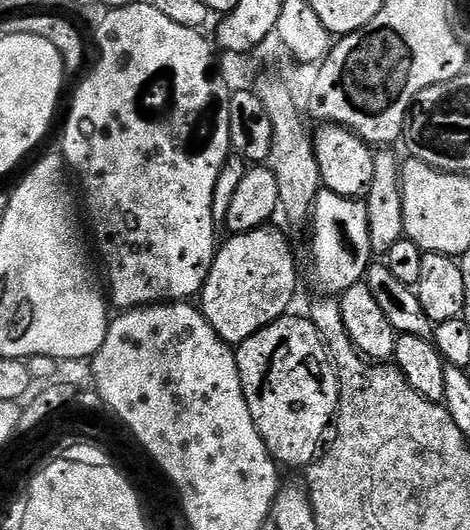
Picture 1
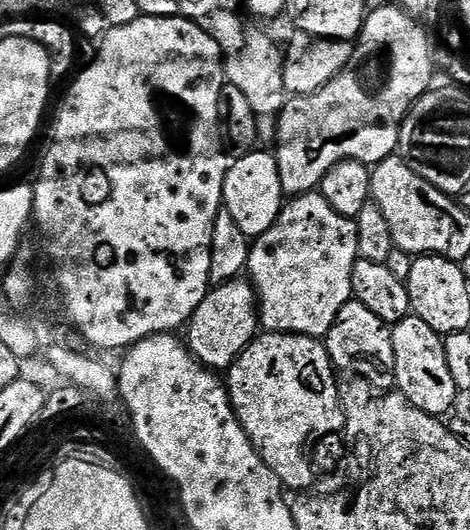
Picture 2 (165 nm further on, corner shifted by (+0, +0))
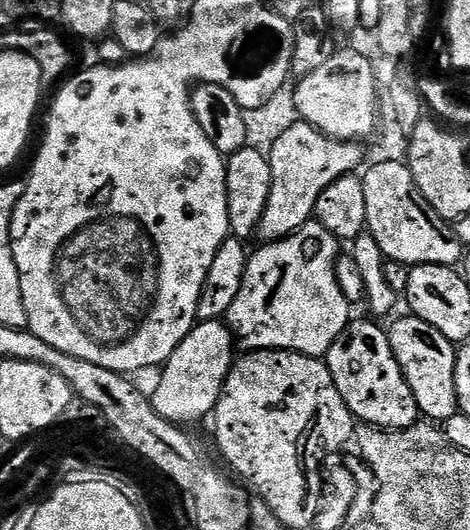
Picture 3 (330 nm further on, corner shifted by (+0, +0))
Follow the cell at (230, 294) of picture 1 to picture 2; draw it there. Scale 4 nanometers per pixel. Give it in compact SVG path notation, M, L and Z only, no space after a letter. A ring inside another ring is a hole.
M237 278L217 284L194 310L186 325L186 343L192 355L206 368L227 370L258 335L256 289L247 279Z

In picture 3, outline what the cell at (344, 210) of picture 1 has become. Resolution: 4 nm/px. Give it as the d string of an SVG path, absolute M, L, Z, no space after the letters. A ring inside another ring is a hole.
M319 222L303 224L294 234L265 243L251 253L238 298L226 320L248 350L301 352L327 357L330 346L353 319L353 306L336 276L341 241Z

